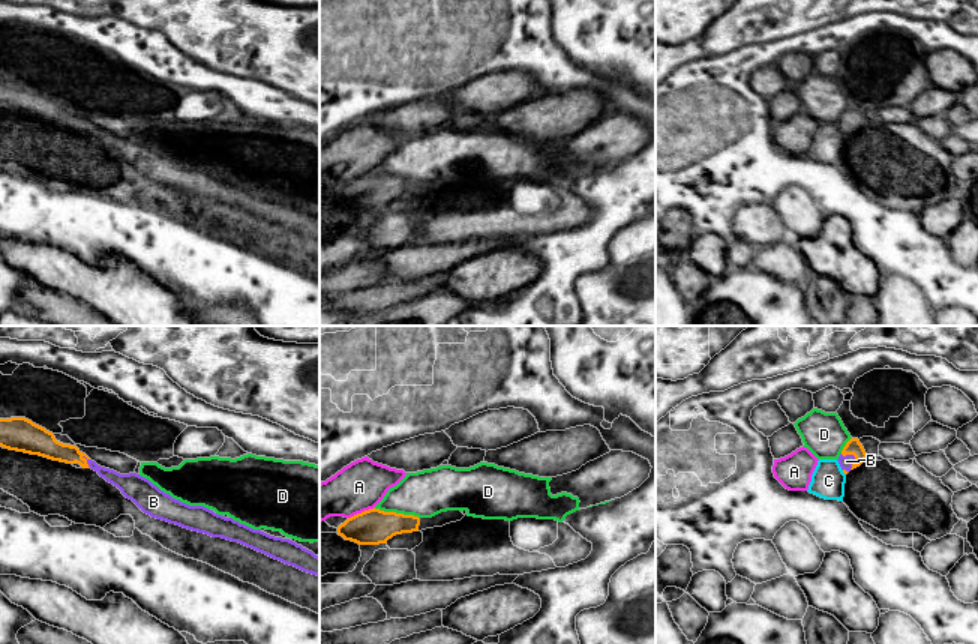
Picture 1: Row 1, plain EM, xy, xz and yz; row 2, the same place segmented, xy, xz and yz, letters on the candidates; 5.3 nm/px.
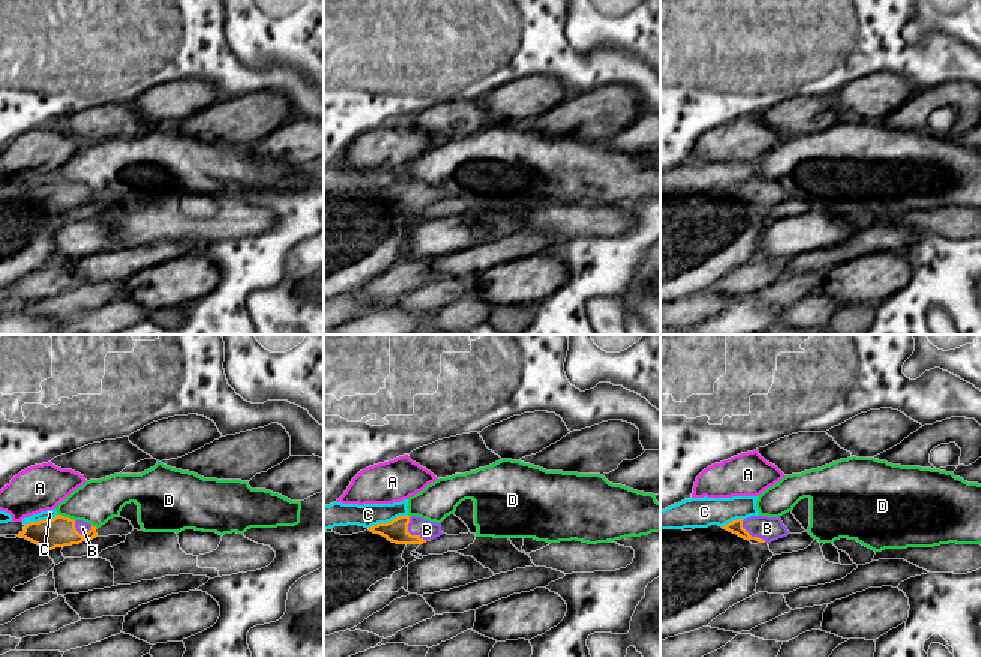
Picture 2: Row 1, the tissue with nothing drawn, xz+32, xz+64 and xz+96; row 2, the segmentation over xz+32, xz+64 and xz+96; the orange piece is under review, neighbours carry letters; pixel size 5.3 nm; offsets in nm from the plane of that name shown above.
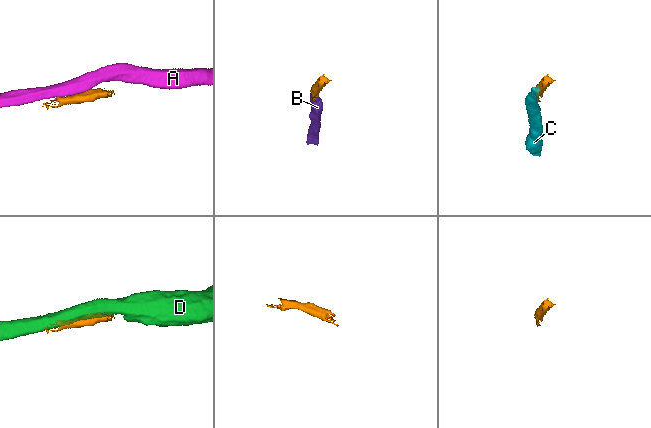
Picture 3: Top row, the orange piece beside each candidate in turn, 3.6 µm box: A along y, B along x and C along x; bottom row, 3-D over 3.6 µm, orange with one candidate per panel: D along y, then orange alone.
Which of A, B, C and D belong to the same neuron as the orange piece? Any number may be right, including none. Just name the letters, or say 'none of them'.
B

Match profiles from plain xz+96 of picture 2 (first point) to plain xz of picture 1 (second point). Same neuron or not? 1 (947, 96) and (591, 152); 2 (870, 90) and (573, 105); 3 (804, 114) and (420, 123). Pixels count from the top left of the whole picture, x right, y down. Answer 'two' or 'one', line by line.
1: two
2: two
3: one

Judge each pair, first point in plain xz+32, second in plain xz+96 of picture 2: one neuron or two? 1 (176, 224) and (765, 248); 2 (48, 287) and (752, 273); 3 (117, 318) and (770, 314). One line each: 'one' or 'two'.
1: two
2: one
3: two

